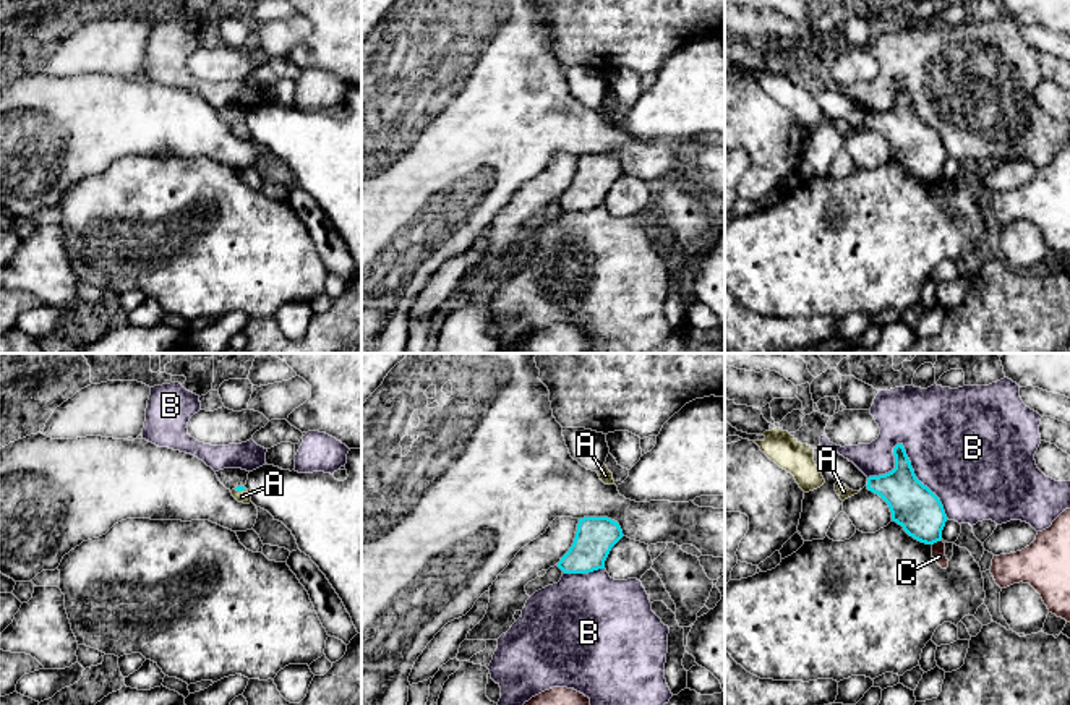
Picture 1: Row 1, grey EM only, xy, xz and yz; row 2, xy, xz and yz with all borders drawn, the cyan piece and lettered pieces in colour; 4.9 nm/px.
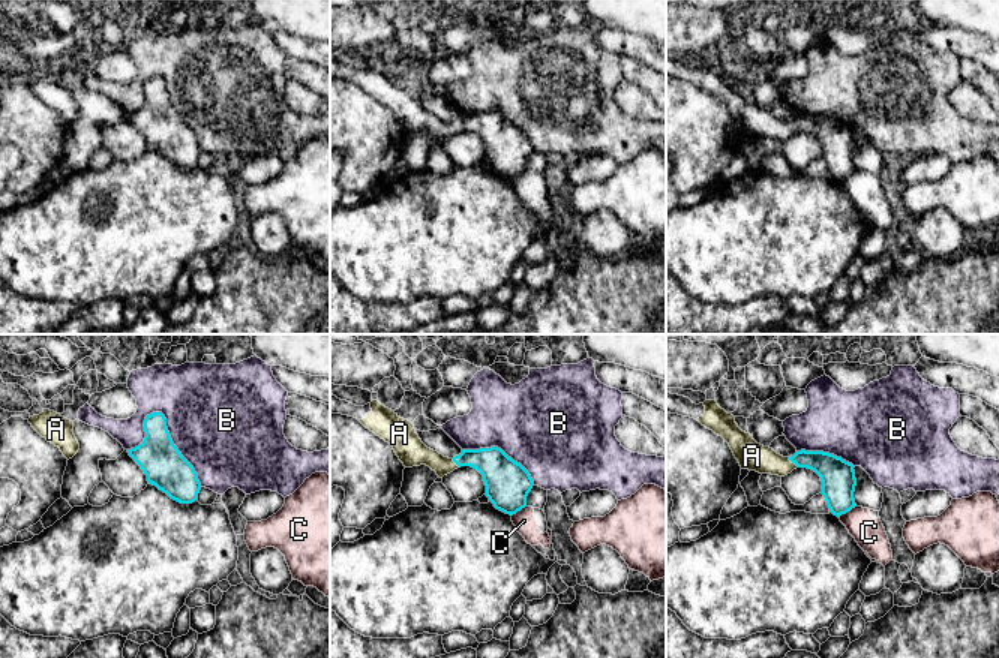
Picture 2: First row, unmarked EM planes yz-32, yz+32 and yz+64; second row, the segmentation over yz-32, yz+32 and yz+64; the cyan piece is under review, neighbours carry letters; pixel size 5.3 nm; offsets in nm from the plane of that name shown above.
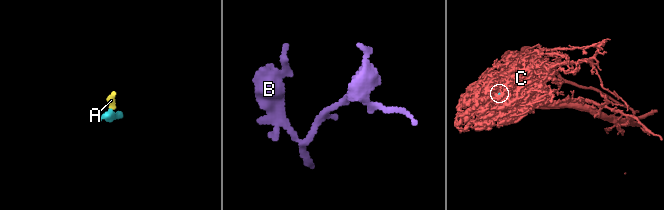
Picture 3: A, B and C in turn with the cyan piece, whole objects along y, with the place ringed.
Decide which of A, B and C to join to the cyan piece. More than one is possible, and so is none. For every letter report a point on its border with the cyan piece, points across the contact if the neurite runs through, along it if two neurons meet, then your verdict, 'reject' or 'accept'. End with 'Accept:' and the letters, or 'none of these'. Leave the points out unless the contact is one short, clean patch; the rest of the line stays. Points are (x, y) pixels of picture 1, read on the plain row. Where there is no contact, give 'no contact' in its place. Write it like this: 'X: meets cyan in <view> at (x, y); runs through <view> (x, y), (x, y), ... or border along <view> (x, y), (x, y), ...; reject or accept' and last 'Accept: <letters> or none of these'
A: meets cyan in xy at (240, 127); runs through xy (239, 125), (240, 127), (242, 133); accept
B: meets cyan in yz at (918, 117); reject
C: meets cyan in yz at (936, 179); border along yz (941, 175), (933, 182); reject
Accept: A

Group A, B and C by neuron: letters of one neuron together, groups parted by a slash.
A / B / C

